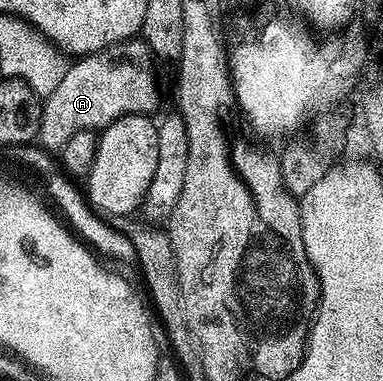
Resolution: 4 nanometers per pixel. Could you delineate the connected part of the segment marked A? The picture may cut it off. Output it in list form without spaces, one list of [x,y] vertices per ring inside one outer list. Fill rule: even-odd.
[[[139,38],[70,63],[60,85],[42,103],[37,137],[40,145],[55,152],[77,133],[100,131],[125,116],[152,115],[159,104],[153,66],[155,62],[151,52]]]

